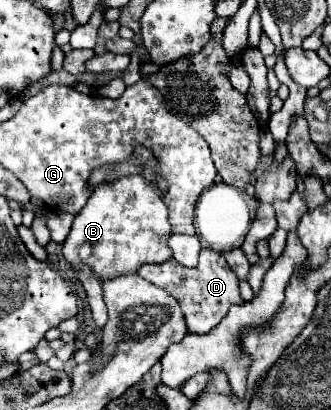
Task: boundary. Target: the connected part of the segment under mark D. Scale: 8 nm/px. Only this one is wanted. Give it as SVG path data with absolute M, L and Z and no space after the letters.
M203 248L203 252L207 256L201 256L199 264L195 268L185 268L179 262L175 262L175 258L171 258L165 264L149 264L149 266L143 266L139 270L139 276L143 276L145 280L161 286L163 290L167 290L169 294L173 294L179 300L181 310L183 310L185 320L187 320L187 328L193 334L211 332L223 320L229 306L243 302L243 298L239 294L237 276L227 266L225 258L219 252L213 252L213 250L207 250L207 248Z

